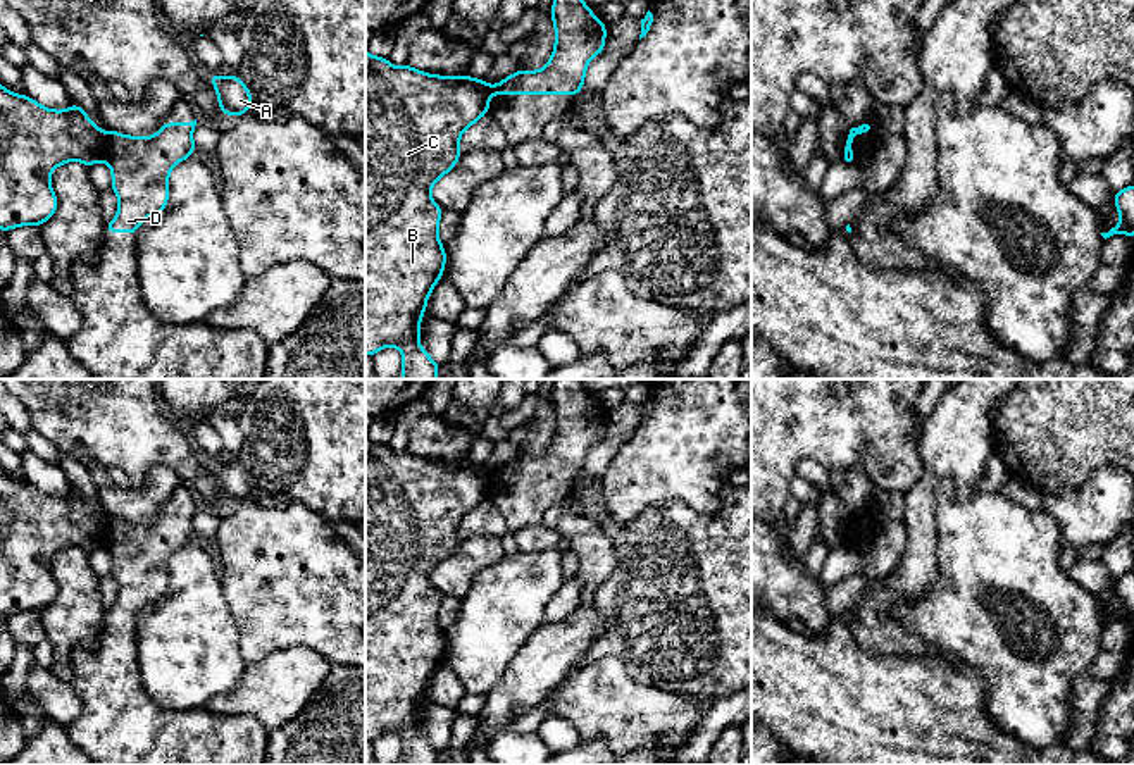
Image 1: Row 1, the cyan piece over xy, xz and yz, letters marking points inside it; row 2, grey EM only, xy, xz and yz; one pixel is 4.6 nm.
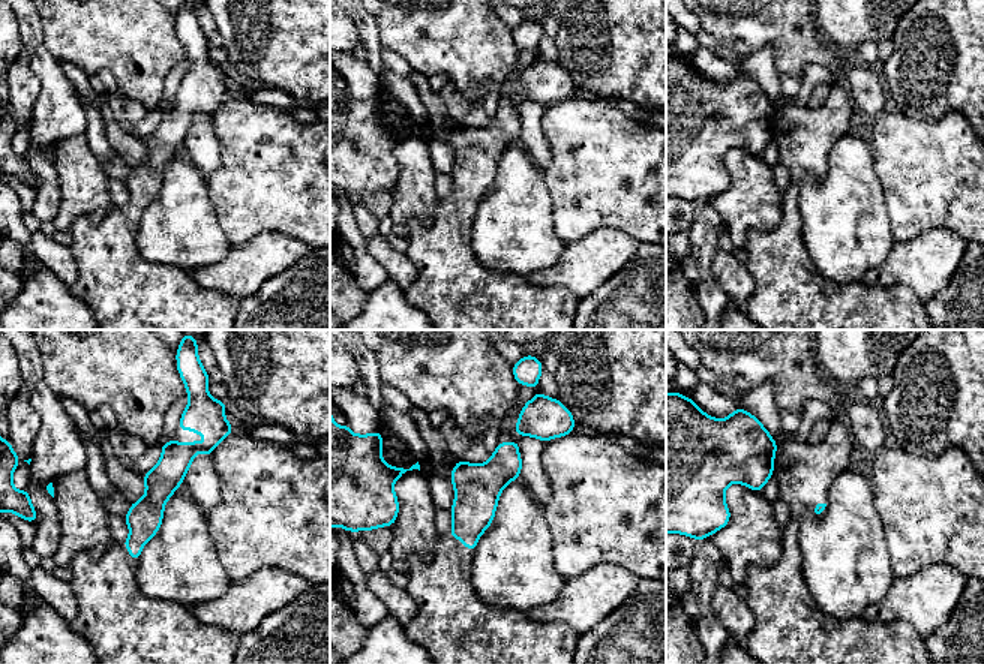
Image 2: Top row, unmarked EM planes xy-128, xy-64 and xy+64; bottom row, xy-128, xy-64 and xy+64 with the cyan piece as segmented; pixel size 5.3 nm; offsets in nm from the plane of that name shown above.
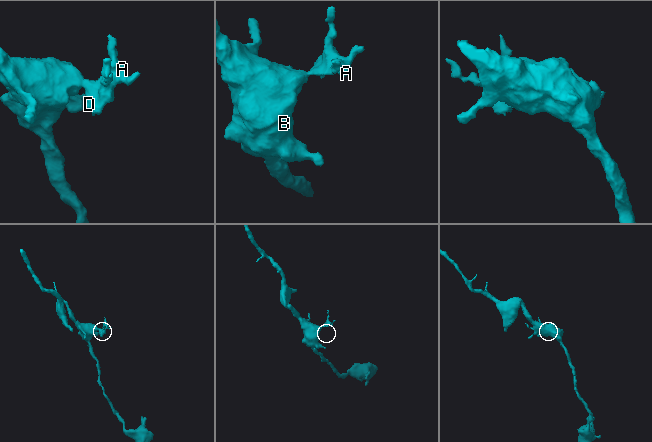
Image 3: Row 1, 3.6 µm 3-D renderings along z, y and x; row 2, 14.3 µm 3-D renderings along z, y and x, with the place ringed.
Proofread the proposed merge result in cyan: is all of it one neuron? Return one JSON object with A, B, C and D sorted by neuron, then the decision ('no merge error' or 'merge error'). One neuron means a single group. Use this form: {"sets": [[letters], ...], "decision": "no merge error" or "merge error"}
{"sets": [["A", "D"], ["B", "C"]], "decision": "merge error"}

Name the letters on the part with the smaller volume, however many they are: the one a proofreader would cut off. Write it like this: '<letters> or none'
A, D

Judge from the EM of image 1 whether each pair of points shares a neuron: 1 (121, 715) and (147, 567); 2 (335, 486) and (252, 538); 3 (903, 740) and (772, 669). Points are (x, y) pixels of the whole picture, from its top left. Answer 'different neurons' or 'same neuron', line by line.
1: same neuron
2: different neurons
3: same neuron

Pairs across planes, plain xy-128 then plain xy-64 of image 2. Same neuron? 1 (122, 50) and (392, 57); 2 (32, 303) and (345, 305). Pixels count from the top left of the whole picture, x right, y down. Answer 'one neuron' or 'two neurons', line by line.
1: two neurons
2: two neurons

